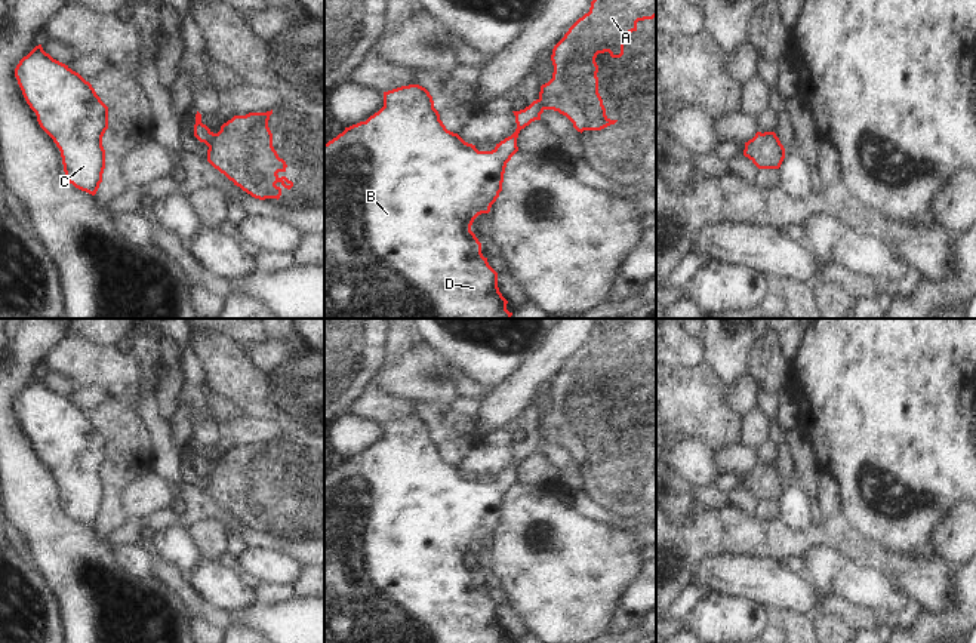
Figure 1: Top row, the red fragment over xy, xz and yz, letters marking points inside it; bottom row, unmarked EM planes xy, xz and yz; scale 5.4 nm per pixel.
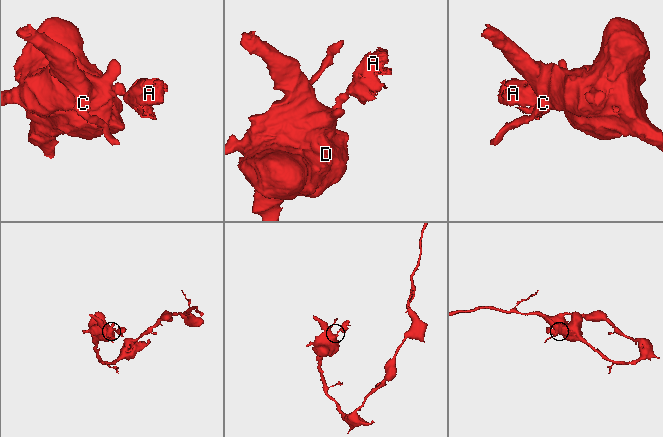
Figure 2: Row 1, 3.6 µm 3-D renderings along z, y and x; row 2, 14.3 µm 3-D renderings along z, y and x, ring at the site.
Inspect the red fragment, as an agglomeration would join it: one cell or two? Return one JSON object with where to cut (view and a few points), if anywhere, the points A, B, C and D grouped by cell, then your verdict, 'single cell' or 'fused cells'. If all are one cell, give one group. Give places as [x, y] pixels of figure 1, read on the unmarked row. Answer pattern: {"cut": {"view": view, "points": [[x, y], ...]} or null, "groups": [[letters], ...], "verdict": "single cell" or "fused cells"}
{"cut": {"view": "xy", "points": [[215, 465], [206, 476]]}, "groups": [["A"], ["B", "C", "D"]], "verdict": "fused cells"}

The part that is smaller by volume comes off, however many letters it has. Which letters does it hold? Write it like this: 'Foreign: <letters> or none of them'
Foreign: A

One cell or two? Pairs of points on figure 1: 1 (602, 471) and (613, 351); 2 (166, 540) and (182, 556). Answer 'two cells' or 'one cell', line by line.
1: one cell
2: one cell

